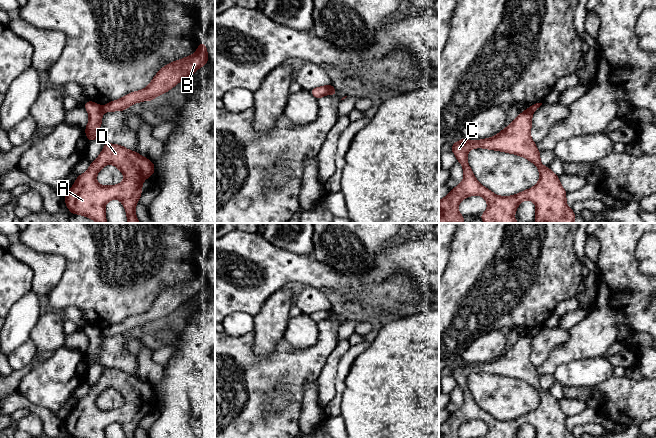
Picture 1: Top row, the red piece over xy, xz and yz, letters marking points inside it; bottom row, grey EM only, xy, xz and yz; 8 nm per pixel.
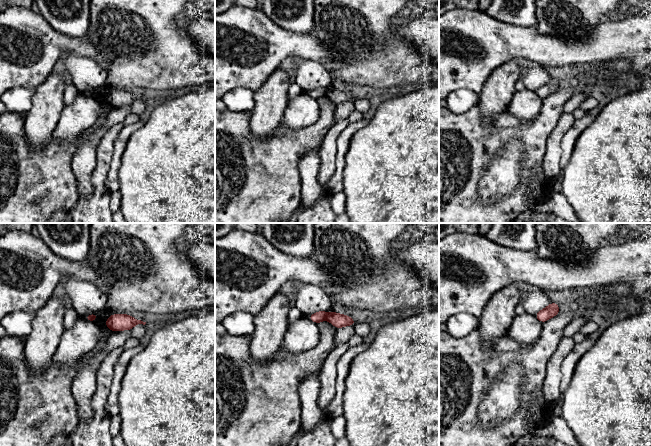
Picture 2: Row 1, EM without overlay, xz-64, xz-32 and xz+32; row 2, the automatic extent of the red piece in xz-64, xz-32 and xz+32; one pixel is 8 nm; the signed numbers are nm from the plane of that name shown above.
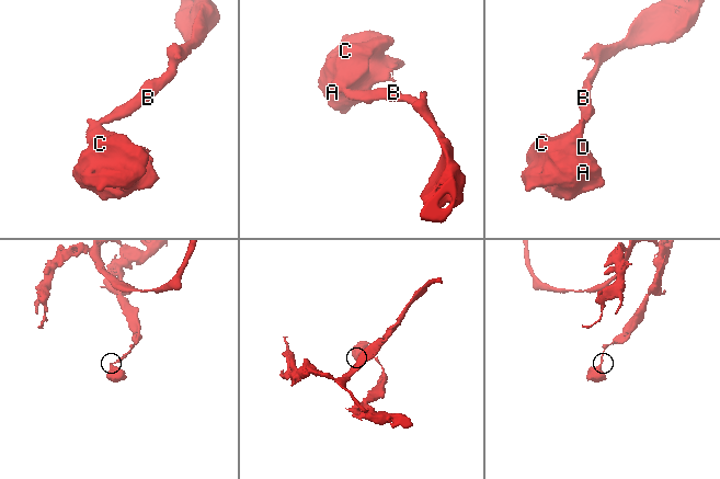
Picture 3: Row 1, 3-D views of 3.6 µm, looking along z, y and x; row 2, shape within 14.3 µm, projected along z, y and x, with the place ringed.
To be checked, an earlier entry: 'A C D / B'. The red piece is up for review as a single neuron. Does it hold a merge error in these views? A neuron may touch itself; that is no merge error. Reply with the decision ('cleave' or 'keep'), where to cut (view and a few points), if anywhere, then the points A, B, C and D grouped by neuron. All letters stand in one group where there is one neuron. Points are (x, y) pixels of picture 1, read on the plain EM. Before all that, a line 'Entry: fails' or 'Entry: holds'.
Entry: holds
cleave; cut in xy along (101, 330), (104, 334); A C D / B

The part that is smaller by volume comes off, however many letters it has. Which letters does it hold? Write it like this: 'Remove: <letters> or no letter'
Remove: A, C, D

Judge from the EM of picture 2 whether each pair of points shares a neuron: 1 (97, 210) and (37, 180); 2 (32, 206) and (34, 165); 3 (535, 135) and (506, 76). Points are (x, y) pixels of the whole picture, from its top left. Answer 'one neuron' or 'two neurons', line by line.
1: two neurons
2: one neuron
3: two neurons

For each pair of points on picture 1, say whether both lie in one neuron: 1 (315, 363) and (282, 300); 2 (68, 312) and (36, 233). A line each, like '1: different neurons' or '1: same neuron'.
1: different neurons
2: different neurons

